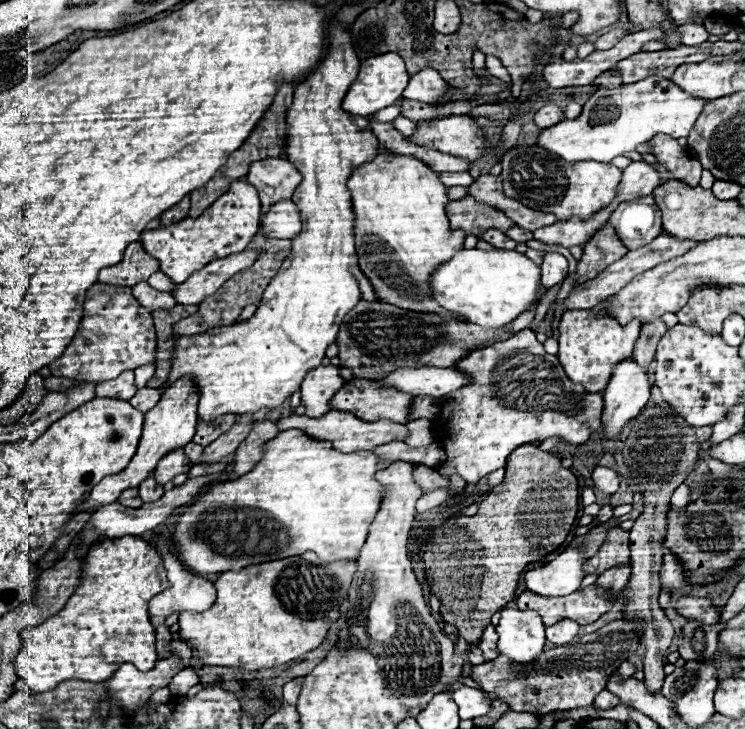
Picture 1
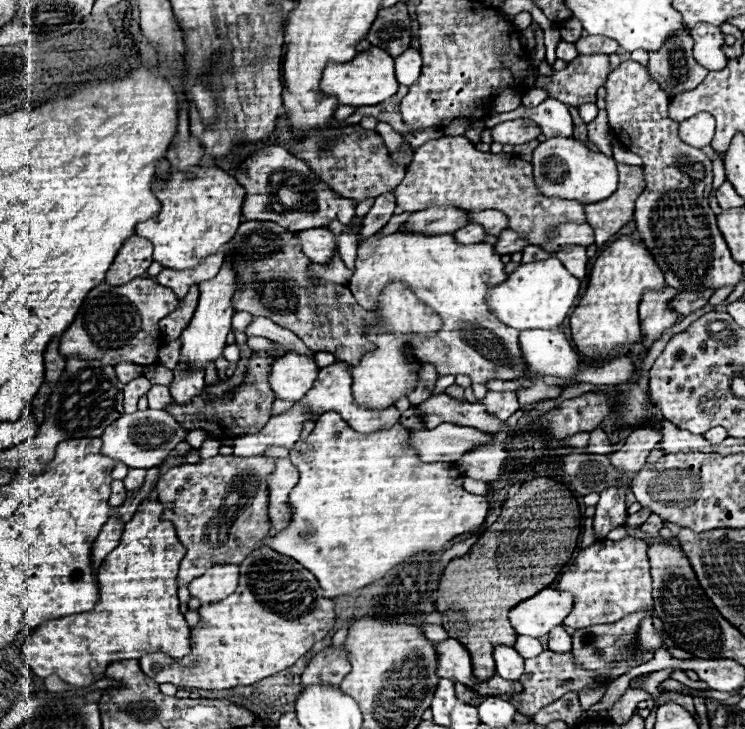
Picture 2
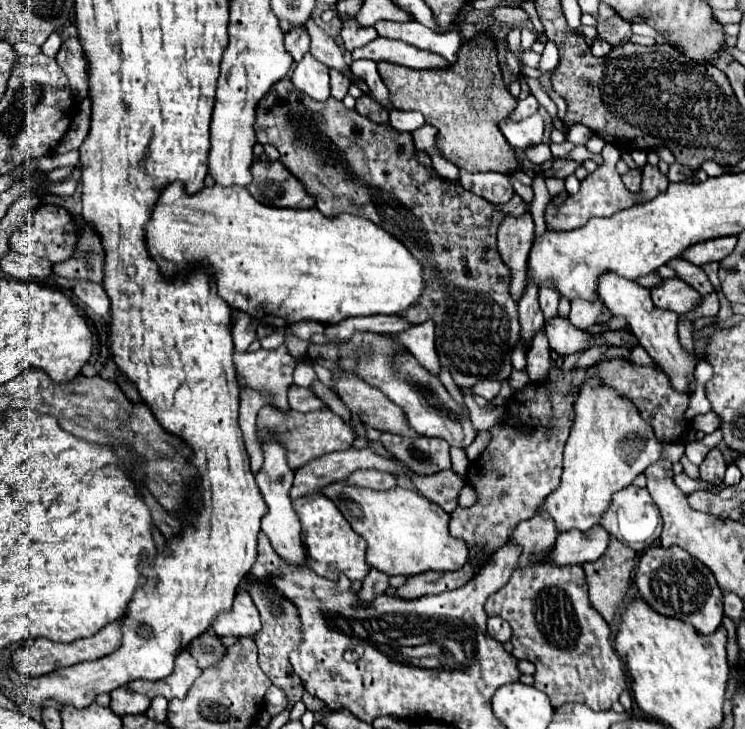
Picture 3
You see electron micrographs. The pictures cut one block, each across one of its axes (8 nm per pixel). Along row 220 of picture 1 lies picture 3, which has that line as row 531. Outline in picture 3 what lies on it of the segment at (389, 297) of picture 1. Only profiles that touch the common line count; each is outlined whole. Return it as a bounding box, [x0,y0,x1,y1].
[322,482,468,576]

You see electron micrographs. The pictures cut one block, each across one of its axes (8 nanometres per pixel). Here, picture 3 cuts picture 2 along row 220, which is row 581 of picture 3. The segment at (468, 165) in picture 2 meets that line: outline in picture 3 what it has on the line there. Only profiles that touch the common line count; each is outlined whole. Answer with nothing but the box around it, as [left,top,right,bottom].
[486,512,626,710]

